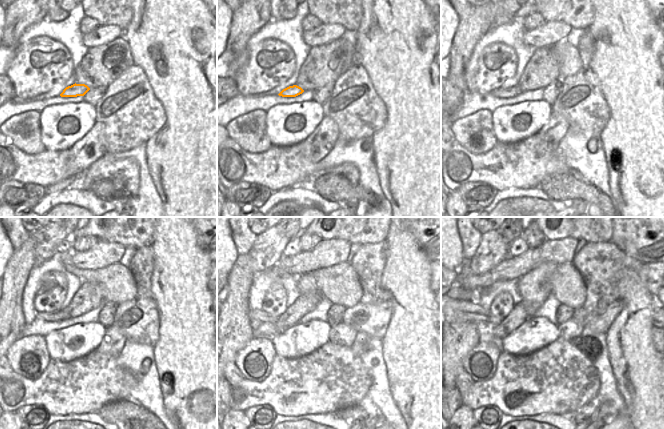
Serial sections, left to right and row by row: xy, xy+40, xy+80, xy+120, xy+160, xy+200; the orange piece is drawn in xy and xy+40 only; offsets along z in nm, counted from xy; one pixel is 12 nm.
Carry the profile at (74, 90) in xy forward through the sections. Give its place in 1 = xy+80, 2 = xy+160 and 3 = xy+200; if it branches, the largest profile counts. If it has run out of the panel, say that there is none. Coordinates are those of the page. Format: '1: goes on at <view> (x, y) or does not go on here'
1: goes on at xy+80 (513, 91)
2: goes on at xy+160 (255, 317)
3: goes on at xy+200 (473, 312)

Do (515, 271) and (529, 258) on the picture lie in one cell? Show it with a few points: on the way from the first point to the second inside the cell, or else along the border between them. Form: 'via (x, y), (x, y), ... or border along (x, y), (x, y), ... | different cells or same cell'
via (518, 268), (526, 261) | same cell

